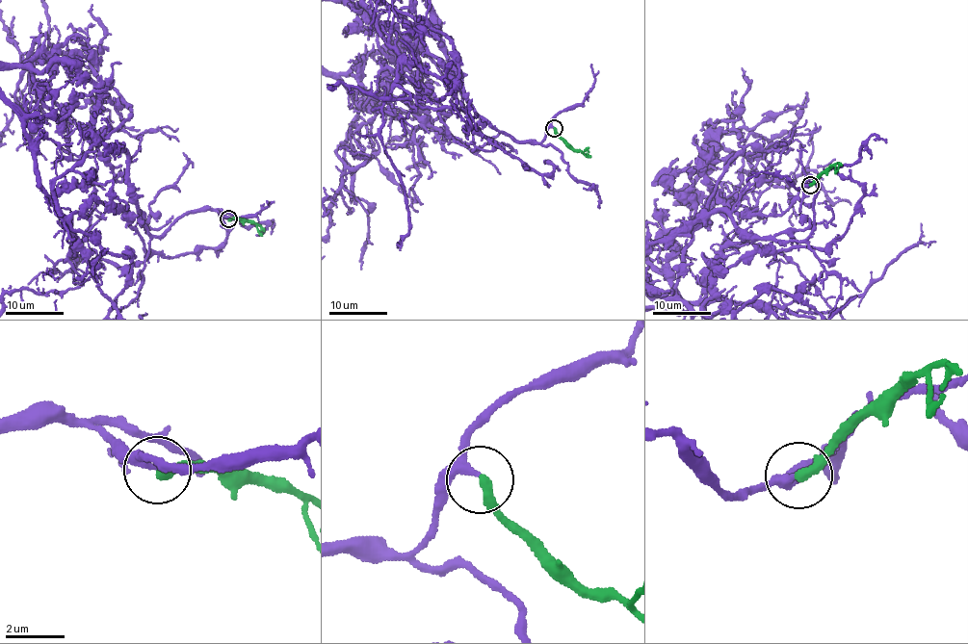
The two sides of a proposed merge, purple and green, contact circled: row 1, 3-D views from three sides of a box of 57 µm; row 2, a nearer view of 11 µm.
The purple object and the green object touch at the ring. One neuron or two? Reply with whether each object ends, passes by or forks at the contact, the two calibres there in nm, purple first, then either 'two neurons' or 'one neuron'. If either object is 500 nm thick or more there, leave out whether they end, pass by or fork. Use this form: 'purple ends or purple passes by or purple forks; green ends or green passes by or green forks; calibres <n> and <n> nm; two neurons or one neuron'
purple passes by; green ends; calibres 220 and 360 nm; one neuron

